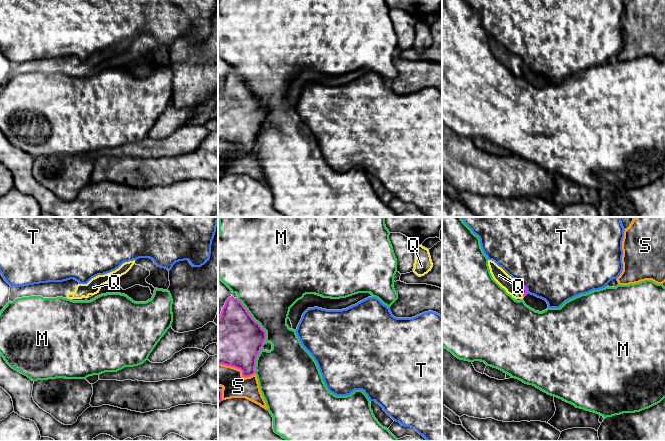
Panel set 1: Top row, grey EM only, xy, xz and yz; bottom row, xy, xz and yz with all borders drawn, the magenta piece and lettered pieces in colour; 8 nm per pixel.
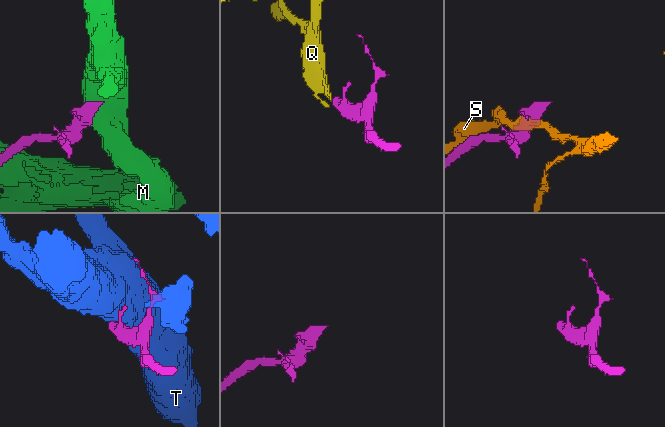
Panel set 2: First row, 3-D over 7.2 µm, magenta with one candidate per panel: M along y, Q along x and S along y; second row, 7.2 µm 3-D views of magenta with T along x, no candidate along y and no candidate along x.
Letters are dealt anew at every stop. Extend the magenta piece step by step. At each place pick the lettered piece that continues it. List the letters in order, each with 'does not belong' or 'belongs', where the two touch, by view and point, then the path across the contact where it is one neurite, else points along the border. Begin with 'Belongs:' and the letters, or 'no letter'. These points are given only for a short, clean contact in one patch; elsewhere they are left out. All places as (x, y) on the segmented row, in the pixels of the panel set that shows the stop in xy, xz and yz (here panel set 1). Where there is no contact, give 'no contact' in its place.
Belongs: Q
M: does not belong; contact xz (265, 335)
Q: belongs; contact yz (522, 293); way yz (524, 291), (522, 293), (517, 293), (499, 275)
S: does not belong; contact xz (238, 368)
T: does not belong; contact yz (526, 290)

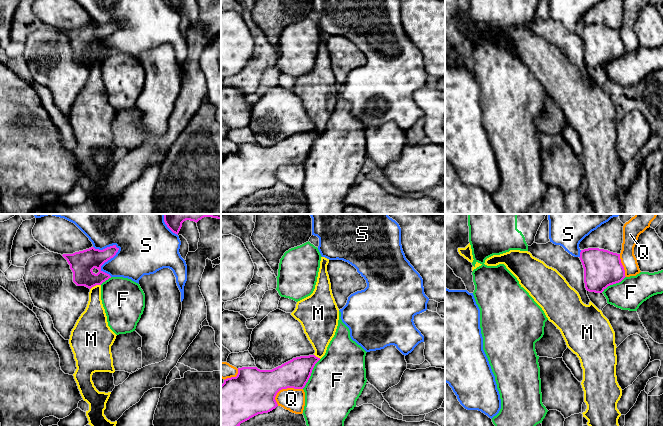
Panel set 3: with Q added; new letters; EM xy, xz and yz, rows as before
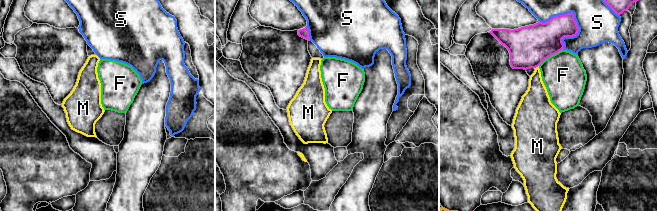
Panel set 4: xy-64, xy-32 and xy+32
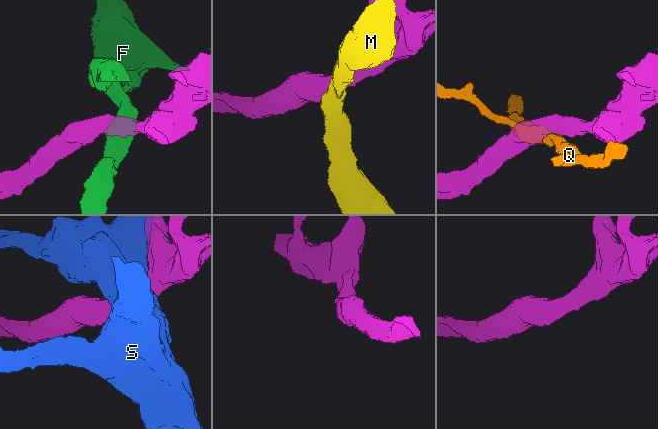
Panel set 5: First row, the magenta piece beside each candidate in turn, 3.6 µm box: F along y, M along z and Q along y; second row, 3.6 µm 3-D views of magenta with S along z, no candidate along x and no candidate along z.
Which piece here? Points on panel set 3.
Belongs: no letter
F: does not belong; contact xz (310, 374)
M: does not belong; contact xy (95, 285); border xy (100, 284), (96, 284), (90, 289)
Q: does not belong; contact xz (283, 388)
S: does not belong; contact xy (116, 252)

